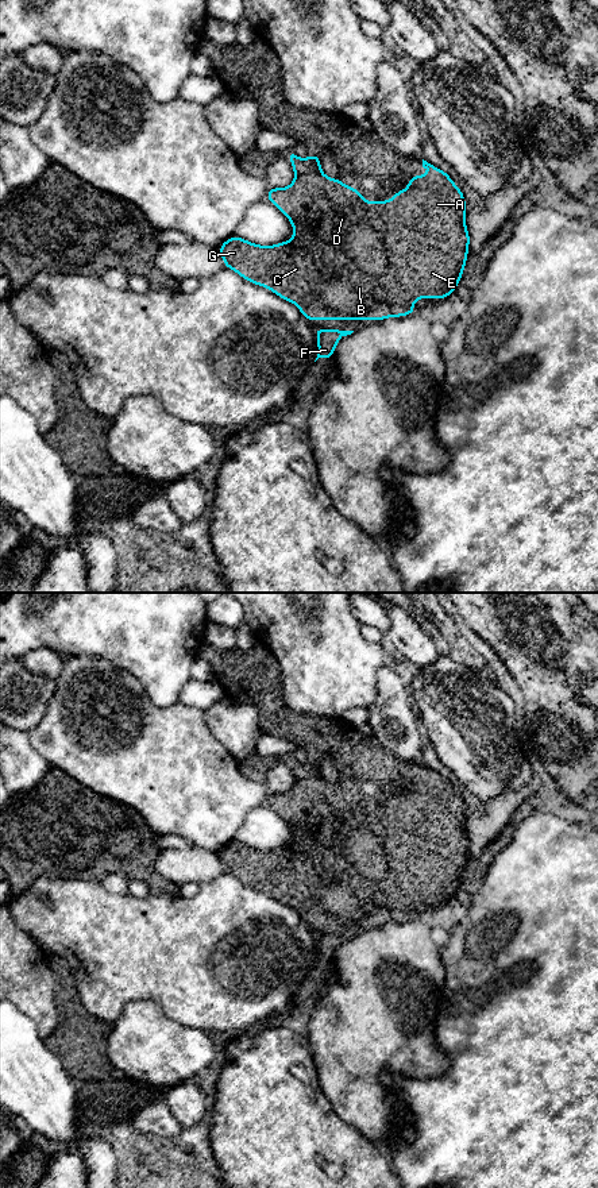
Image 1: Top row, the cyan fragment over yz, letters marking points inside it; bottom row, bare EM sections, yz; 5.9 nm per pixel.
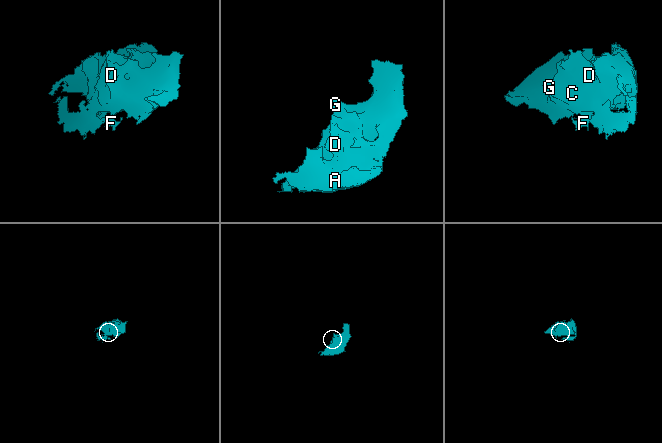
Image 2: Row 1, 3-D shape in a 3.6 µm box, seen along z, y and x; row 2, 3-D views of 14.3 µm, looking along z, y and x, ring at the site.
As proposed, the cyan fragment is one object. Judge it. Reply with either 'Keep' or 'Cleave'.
Keep

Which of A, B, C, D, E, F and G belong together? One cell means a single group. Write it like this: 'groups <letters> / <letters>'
groups A B C D E F G

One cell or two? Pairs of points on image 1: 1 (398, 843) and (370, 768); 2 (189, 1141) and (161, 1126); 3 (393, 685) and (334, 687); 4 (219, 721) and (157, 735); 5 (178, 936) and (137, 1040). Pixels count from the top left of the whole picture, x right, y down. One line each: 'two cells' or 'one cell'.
1: one cell
2: two cells
3: two cells
4: two cells
5: two cells

